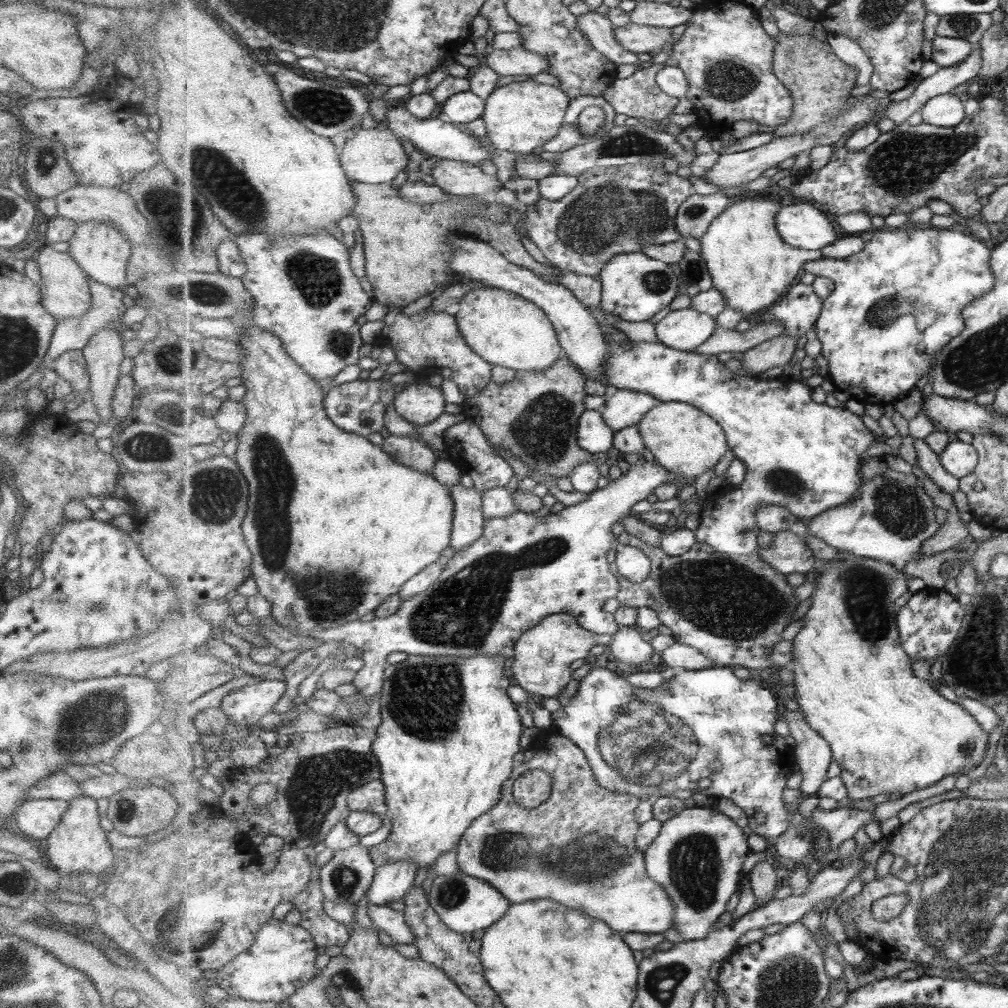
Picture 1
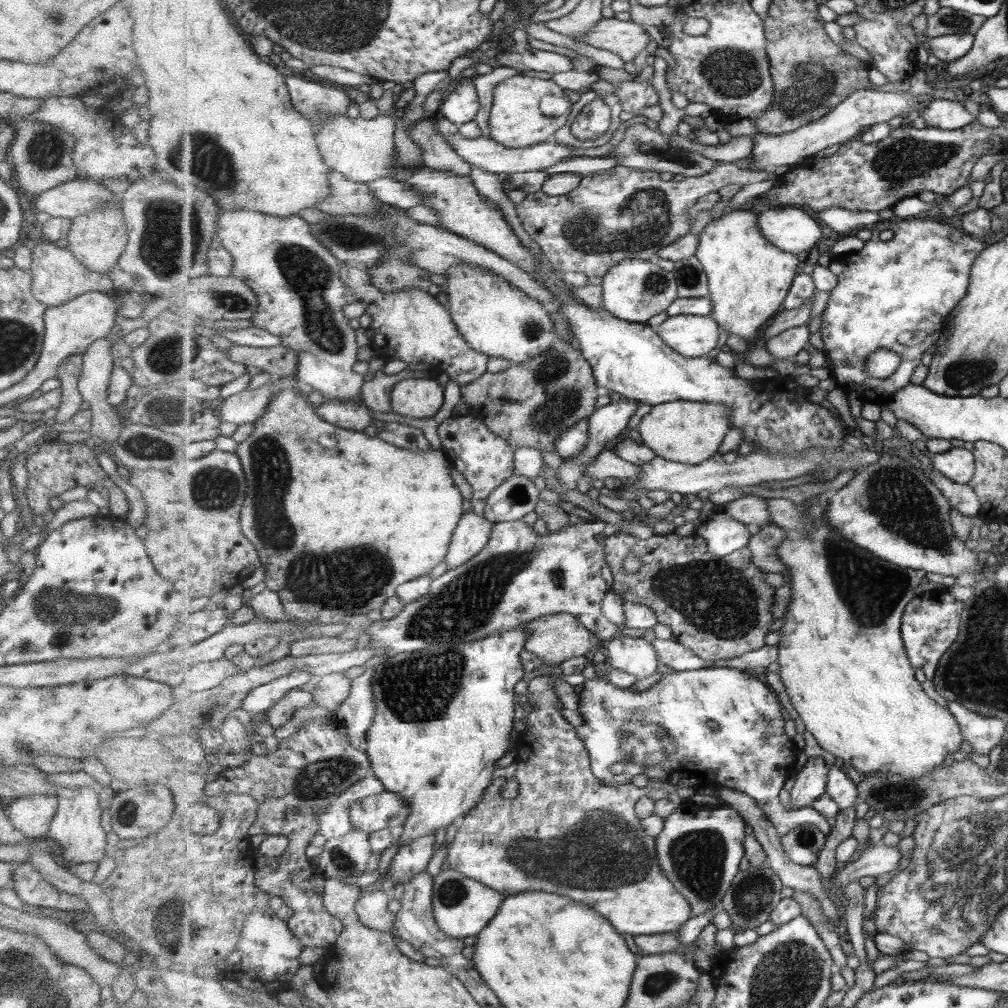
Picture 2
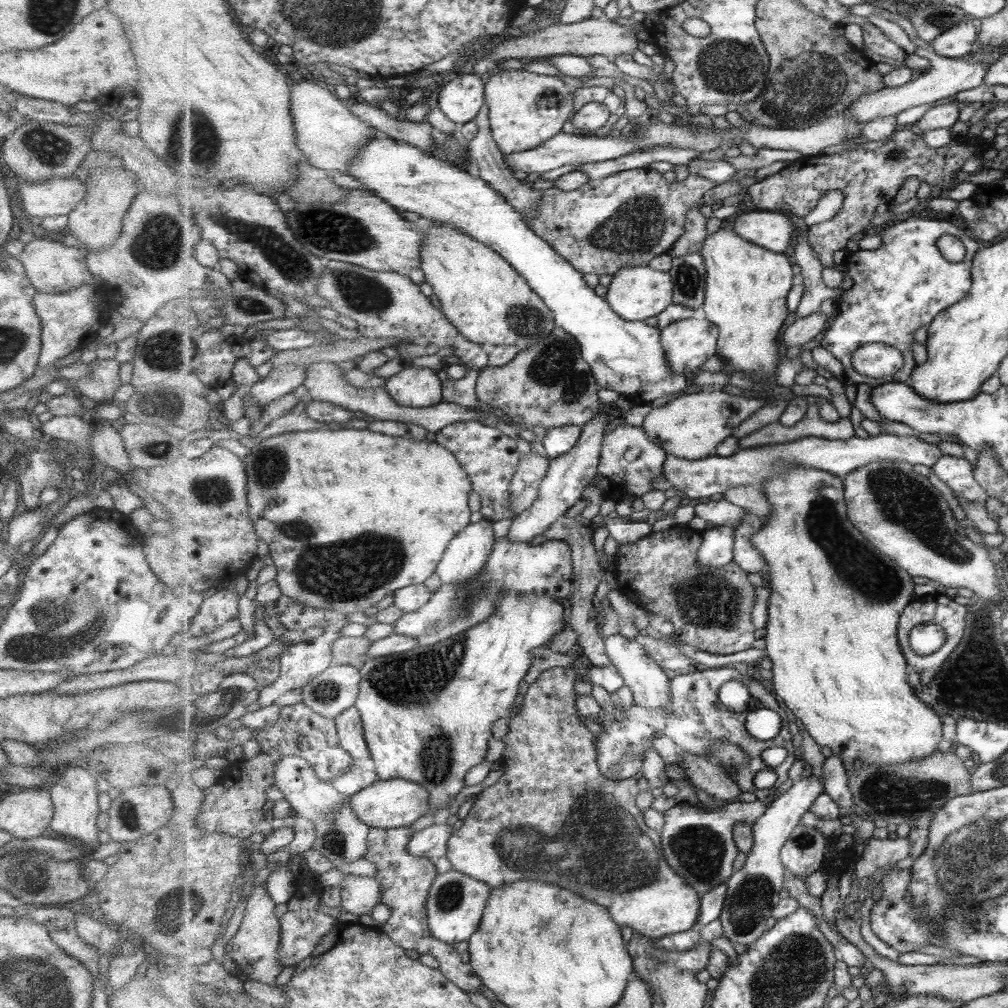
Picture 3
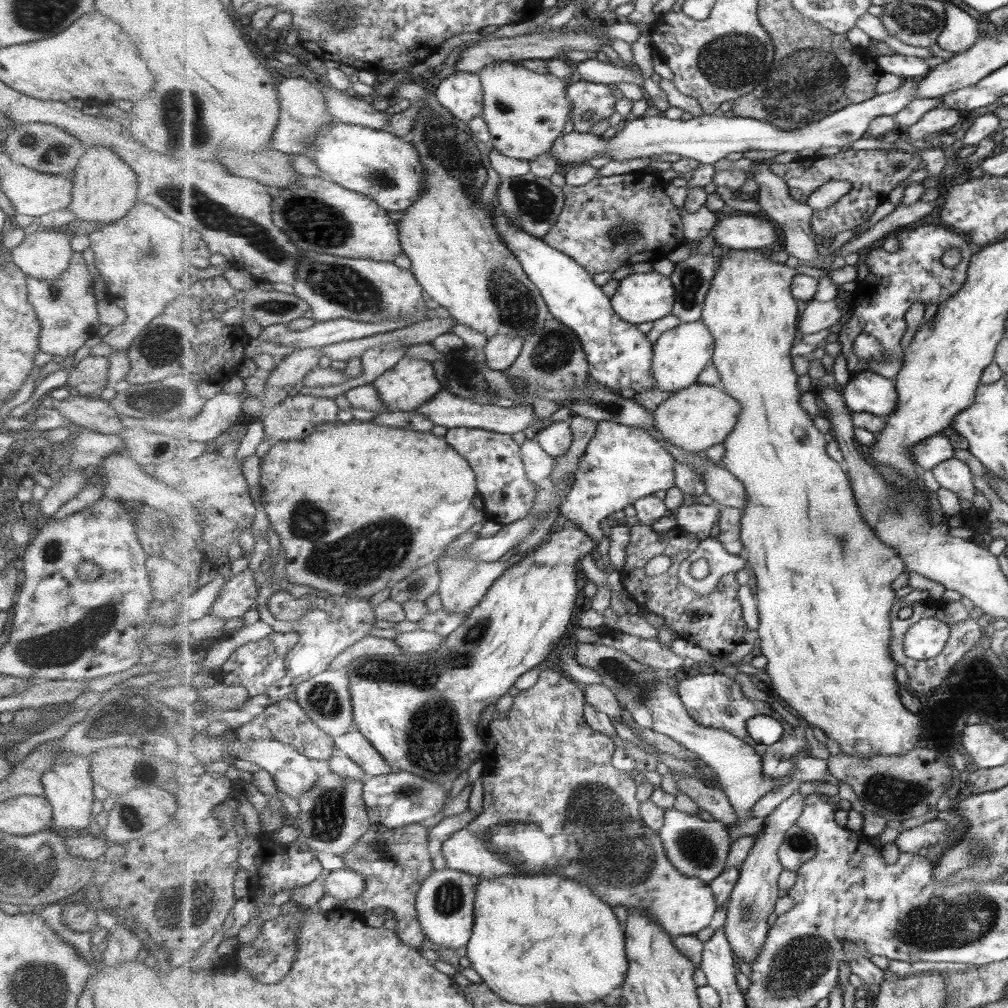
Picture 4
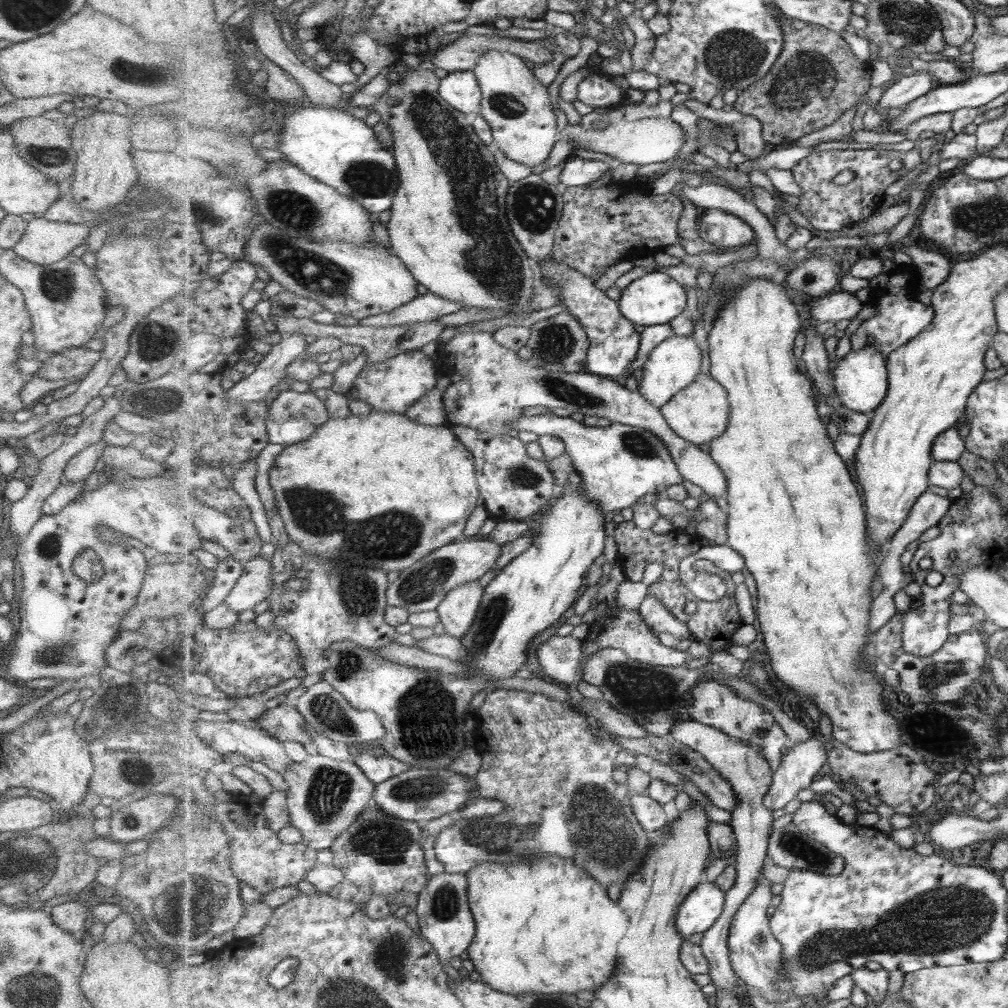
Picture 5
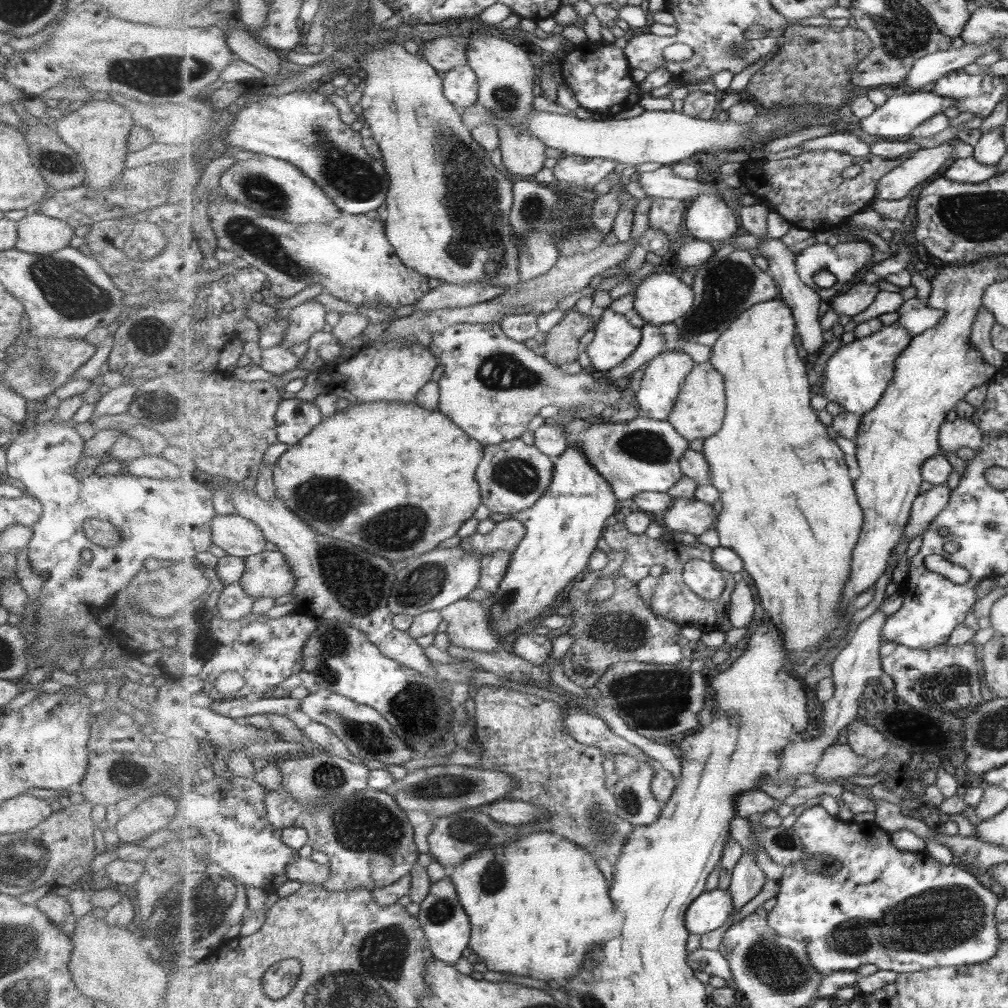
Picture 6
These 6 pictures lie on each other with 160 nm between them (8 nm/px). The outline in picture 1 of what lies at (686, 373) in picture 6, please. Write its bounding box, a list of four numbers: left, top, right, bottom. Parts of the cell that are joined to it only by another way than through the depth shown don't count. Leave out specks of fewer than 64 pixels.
[655,307,716,352]

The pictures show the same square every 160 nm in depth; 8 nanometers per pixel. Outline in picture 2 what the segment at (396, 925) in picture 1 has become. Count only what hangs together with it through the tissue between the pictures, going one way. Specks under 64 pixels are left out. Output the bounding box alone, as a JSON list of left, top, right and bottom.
[354,889,397,933]

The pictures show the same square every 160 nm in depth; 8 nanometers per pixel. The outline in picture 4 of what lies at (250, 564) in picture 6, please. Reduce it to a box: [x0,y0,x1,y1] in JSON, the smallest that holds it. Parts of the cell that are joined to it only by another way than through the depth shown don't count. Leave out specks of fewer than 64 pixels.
[212,569,260,620]

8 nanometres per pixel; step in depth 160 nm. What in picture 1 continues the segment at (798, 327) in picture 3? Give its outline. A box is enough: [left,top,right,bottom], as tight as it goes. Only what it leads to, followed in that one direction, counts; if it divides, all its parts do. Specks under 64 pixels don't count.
[742,334,797,376]

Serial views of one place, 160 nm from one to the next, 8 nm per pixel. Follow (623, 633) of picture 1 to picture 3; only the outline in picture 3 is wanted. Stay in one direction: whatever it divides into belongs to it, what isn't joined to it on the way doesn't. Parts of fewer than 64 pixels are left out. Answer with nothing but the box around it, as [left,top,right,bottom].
[605,633,672,708]

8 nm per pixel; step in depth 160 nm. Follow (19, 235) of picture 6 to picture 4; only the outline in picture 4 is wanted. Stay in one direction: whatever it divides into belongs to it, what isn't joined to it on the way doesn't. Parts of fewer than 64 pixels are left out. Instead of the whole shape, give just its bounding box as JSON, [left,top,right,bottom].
[8,228,70,280]

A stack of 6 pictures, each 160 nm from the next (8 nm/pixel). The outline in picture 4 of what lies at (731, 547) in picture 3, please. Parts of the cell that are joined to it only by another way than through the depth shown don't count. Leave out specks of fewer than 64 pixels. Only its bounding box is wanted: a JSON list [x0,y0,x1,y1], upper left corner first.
[679,534,748,595]

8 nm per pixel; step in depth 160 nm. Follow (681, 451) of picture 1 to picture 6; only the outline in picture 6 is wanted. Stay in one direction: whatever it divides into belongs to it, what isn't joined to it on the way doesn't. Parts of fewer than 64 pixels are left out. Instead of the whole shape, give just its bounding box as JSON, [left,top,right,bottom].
[668,362,727,440]

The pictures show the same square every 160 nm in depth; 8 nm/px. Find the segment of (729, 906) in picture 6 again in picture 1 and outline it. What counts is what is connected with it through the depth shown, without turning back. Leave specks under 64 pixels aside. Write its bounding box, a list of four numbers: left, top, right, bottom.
[456,729,675,934]

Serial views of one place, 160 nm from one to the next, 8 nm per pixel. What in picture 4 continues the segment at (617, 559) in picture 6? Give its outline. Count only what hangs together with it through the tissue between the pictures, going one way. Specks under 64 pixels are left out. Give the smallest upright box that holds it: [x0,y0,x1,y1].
[599,629,685,672]

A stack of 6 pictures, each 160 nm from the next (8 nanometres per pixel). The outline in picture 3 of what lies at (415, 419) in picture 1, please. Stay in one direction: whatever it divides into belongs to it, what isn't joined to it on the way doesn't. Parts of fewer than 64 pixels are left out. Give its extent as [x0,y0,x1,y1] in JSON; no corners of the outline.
[385,364,443,408]

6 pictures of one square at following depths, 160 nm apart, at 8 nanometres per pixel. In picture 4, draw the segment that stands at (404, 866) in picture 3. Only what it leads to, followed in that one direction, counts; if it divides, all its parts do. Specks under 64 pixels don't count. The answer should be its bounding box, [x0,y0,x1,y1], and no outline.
[341,823,434,948]

